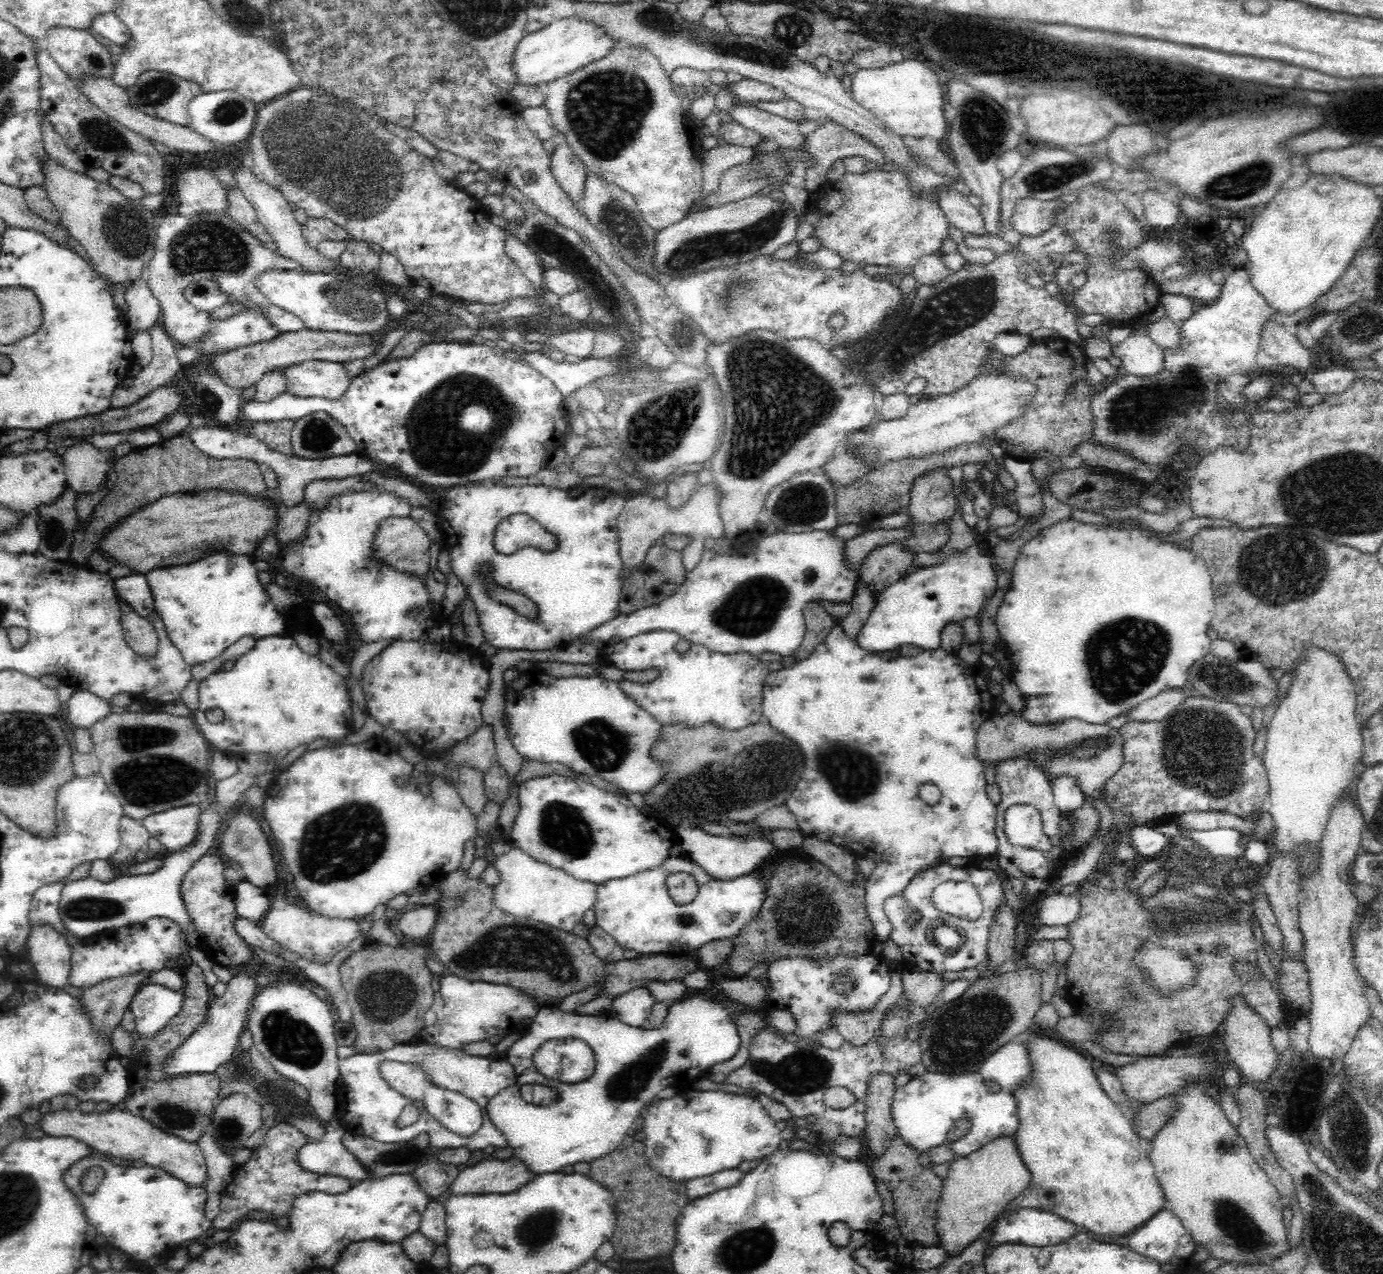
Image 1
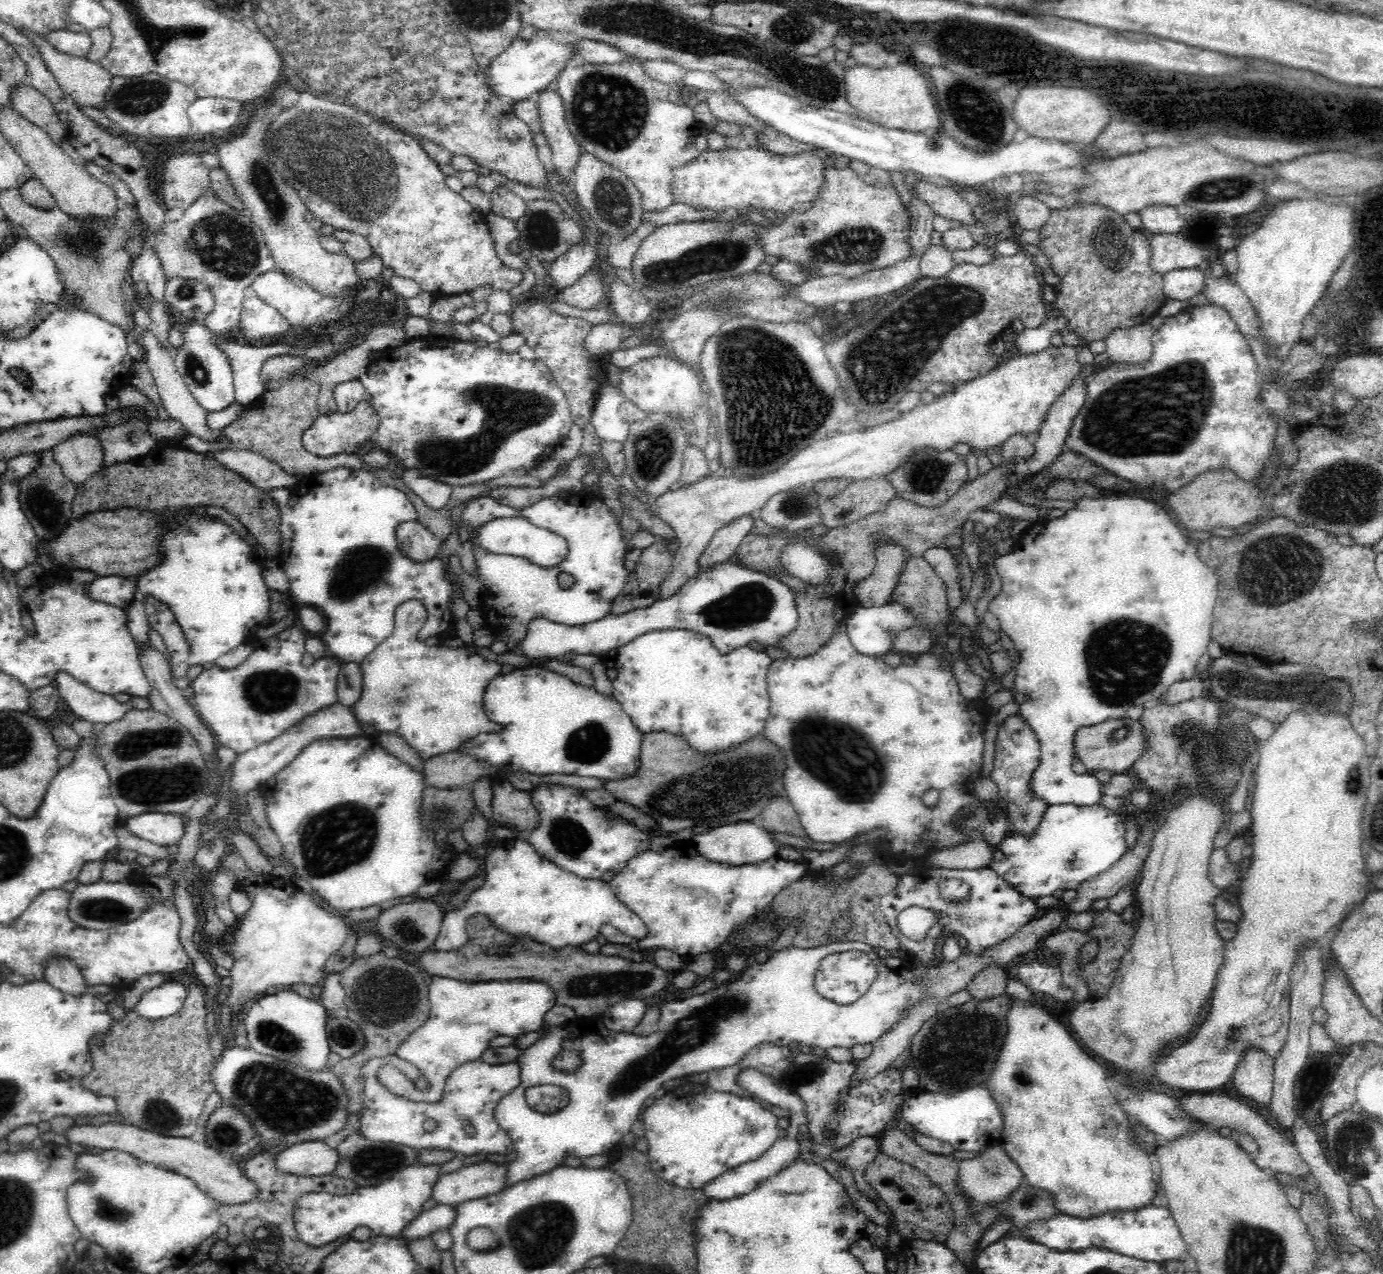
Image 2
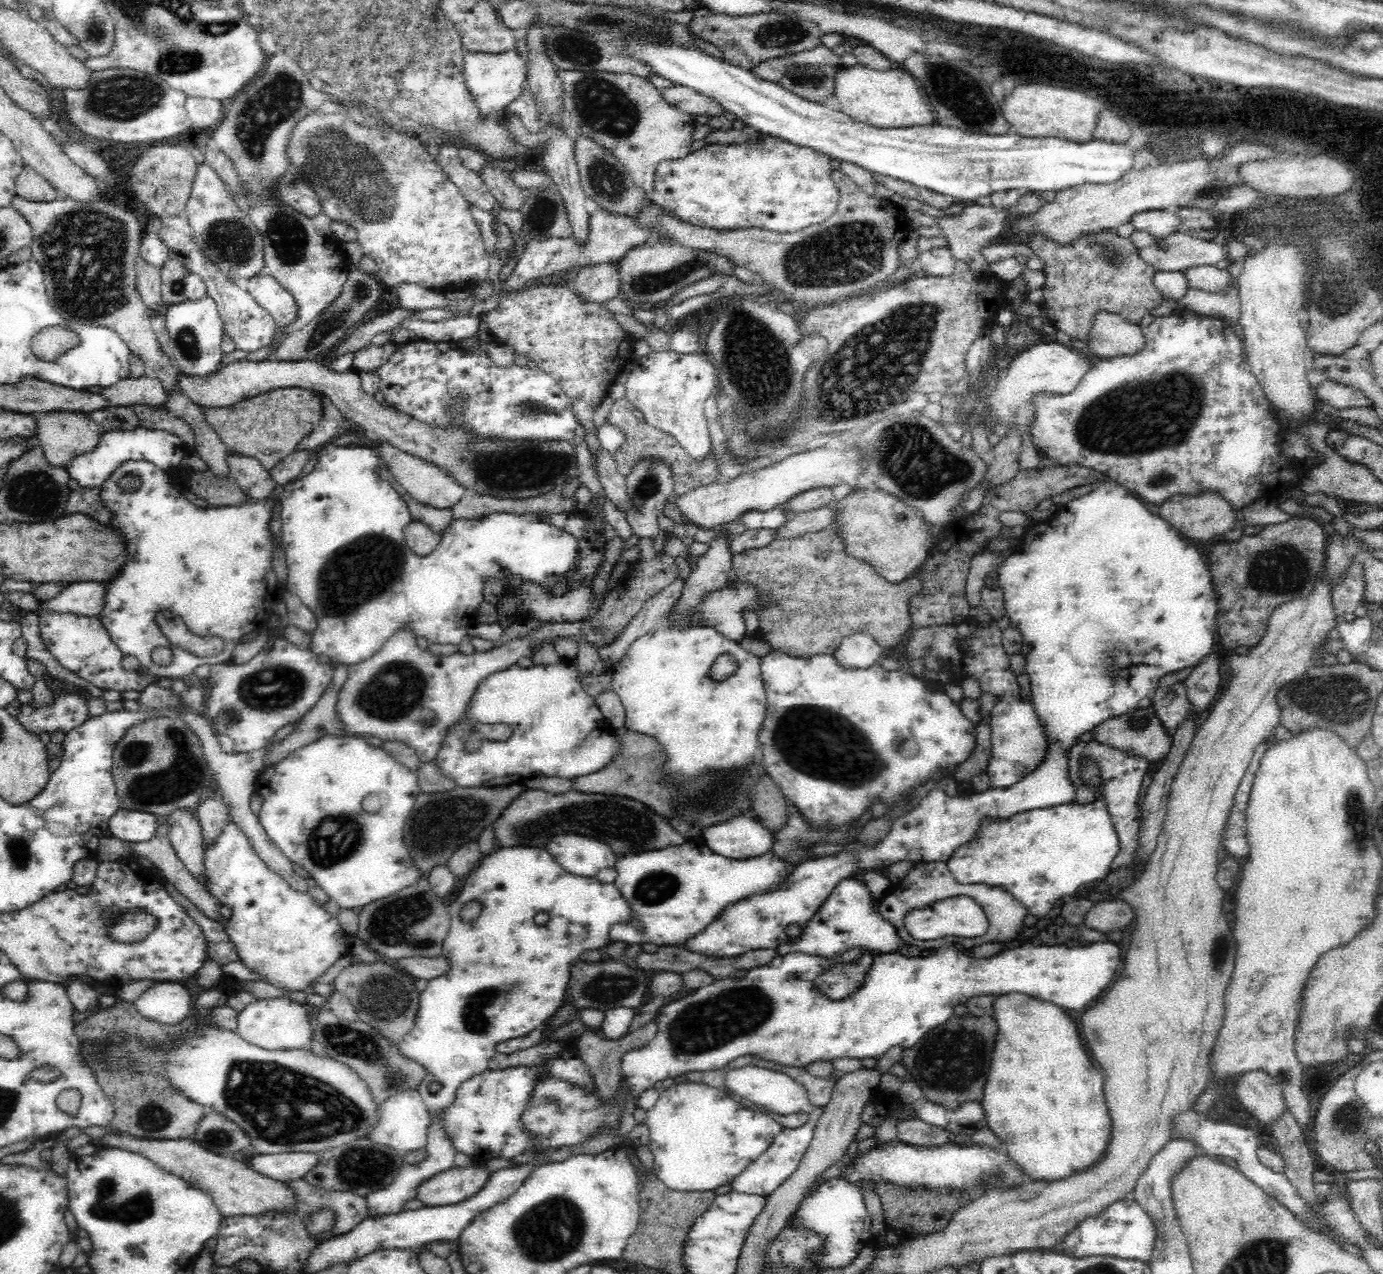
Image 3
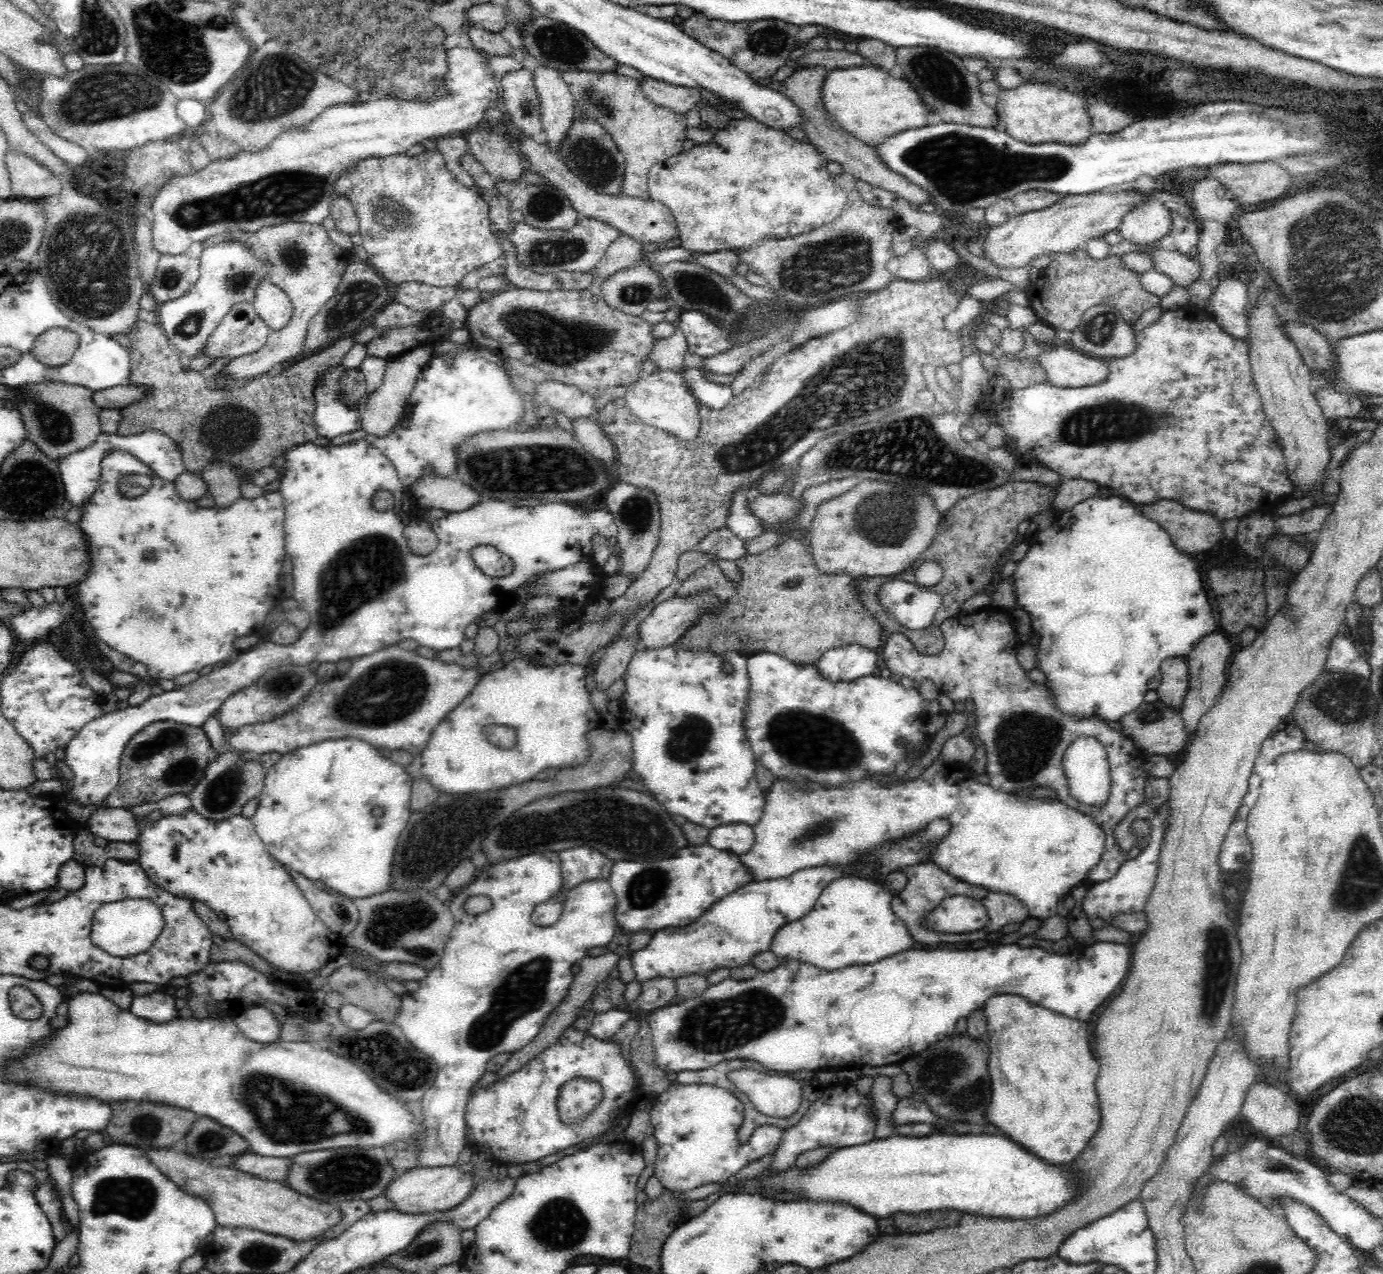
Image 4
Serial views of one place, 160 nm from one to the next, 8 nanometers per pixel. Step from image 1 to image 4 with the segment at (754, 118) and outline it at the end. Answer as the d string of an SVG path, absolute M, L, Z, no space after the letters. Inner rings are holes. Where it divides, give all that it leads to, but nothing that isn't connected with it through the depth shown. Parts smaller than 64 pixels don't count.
M650 76L638 79L640 90L650 102L661 107L669 108L678 114L685 115L694 106L704 103L699 89L689 89L687 86L669 85Z

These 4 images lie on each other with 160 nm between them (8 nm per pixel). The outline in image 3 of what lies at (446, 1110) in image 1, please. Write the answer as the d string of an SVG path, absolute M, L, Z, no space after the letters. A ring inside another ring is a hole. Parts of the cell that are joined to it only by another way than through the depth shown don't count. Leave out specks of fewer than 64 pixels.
M505 847L498 850L498 852L490 852L488 855L485 855L482 859L482 864L468 875L466 884L464 884L460 894L447 906L447 909L451 914L452 922L448 931L448 937L444 942L442 957L448 960L450 968L442 976L429 980L427 987L419 992L418 1010L416 1010L416 1016L414 1016L414 1028L397 1044L400 1054L427 1070L424 1082L420 1084L418 1092L423 1104L427 1106L427 1110L433 1113L444 1111L446 1107L453 1103L453 1099L456 1098L457 1088L465 1082L465 1079L472 1078L473 1075L482 1074L489 1069L489 1060L492 1060L492 1057L497 1053L496 1046L498 1044L513 1038L526 1036L552 1017L556 1009L564 1003L565 991L569 985L570 967L573 963L580 961L581 954L587 951L600 950L611 944L609 932L612 925L618 922L628 922L629 924L639 922L639 919L632 913L626 899L620 894L614 883L602 884L597 878L582 878L567 874L567 871L562 866L559 866L552 854L548 853L548 850L539 847ZM470 901L478 901L482 907L472 922L464 922L461 920L460 910L462 906ZM538 913L547 913L549 915L549 920L545 925L538 925L534 922L533 918ZM433 1083L438 1083L440 1090L434 1092L429 1090Z

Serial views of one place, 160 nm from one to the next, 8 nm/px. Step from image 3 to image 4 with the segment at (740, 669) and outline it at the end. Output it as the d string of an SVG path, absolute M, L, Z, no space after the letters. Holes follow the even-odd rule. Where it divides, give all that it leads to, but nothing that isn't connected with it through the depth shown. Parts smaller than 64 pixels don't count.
M674 645L640 647L632 654L623 678L626 690L620 701L624 704L624 724L620 726L624 726L624 732L631 735L635 780L645 786L647 792L654 794L668 812L704 826L708 831L730 823L756 825L763 816L765 793L756 780L756 758L743 727L750 692L747 656L739 651L725 651L723 655L688 651L676 649ZM726 665L730 665L730 672L725 670Z

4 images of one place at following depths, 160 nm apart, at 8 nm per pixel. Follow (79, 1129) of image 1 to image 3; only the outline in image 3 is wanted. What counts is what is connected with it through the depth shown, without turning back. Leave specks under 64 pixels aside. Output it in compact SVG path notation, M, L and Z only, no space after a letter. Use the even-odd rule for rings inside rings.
M106 1134L100 1139L100 1144L144 1155L156 1166L179 1176L192 1187L208 1193L218 1207L221 1218L230 1218L233 1215L260 1216L272 1211L288 1211L293 1206L294 1194L285 1183L261 1175L242 1164L241 1160L232 1160L232 1156L224 1157L212 1153L191 1138L138 1140L130 1134Z

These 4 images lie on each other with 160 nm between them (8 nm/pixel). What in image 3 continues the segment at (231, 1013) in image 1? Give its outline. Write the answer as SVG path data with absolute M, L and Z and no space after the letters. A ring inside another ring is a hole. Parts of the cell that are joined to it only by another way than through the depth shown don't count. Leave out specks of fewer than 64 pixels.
M234 823L226 825L215 841L204 843L203 840L203 852L202 861L206 869L204 888L221 907L230 909L225 924L226 934L236 947L240 961L252 972L258 972L265 982L286 990L305 990L314 978L350 953L351 947L345 943L347 935L341 929L339 920L316 905L308 893L294 890L278 874L272 873L254 851L250 839Z

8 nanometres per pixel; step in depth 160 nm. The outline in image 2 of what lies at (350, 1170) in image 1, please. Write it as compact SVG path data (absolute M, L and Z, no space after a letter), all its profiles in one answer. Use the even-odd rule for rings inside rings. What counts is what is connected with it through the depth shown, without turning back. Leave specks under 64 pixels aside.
M324 1141L303 1142L278 1150L275 1167L279 1171L295 1175L330 1175L336 1166L336 1151Z

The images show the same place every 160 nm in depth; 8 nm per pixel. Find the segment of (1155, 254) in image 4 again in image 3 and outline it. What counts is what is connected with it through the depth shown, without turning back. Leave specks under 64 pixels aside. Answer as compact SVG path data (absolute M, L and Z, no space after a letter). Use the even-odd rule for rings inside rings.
M1188 266L1182 270L1182 273L1186 277L1189 289L1197 288L1206 292L1220 292L1224 286L1235 285L1229 271L1219 270L1215 266Z

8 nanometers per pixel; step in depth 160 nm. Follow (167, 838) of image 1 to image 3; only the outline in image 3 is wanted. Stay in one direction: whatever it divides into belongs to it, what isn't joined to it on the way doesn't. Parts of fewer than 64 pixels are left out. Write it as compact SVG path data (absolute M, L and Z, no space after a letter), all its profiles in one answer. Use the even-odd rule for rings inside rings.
M119 807L108 822L108 831L112 838L118 838L124 845L147 842L156 832L156 822L152 814Z

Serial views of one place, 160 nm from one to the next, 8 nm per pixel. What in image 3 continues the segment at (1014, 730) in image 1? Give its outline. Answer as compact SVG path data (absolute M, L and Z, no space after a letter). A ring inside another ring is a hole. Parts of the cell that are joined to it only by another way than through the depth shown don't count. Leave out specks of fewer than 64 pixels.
M1153 706L1139 707L1122 716L1108 719L1095 726L1093 740L1112 749L1120 749L1124 753L1133 753L1133 756L1145 758L1148 761L1164 758L1170 750L1173 737L1165 732L1160 718L1157 717Z

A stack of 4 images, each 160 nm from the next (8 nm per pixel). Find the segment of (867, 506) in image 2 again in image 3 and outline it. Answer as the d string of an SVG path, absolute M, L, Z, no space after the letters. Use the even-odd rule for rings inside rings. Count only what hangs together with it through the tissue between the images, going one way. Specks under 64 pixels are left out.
M820 507L818 510L792 515L774 530L772 541L796 538L812 531L821 531L834 522L834 509Z

